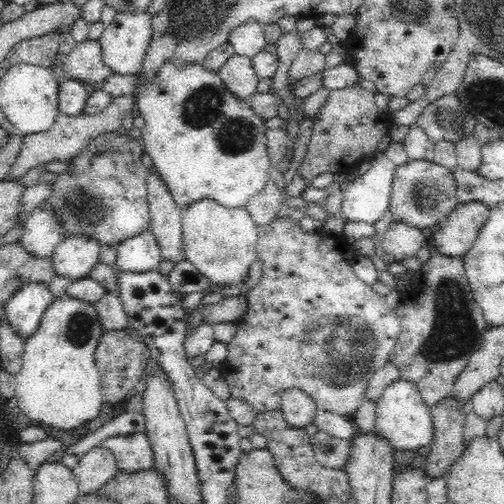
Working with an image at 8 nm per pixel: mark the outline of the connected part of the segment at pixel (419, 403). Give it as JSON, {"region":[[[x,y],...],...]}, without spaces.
{"region":[[[398,378],[390,383],[376,400],[376,422],[374,432],[382,434],[393,445],[394,450],[414,450],[430,445],[435,440],[435,424],[432,413],[414,381]]]}

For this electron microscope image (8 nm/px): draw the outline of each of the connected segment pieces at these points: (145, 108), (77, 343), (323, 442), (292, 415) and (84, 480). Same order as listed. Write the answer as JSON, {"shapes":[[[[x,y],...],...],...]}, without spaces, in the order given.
{"shapes":[[[[174,59],[165,60],[158,68],[157,71],[146,79],[142,77],[140,73],[134,74],[112,74],[110,78],[104,80],[102,90],[108,92],[111,96],[114,97],[134,97],[135,108],[140,116],[145,120],[144,128],[141,130],[141,141],[143,143],[144,149],[148,152],[149,156],[152,159],[156,169],[160,172],[160,177],[162,180],[166,181],[166,185],[172,191],[172,198],[180,208],[187,207],[189,204],[192,204],[195,200],[202,198],[203,196],[210,196],[218,203],[224,205],[224,207],[246,207],[248,201],[258,194],[270,179],[270,169],[274,164],[272,164],[272,159],[268,155],[268,145],[266,145],[266,132],[267,127],[264,119],[258,117],[254,112],[252,105],[248,101],[241,100],[238,96],[235,96],[230,90],[227,89],[226,84],[220,77],[218,71],[208,69],[204,65],[203,61],[196,61],[195,63],[186,63],[186,61],[174,61]]],[[[65,291],[55,296],[44,310],[38,330],[25,338],[22,370],[15,375],[17,386],[14,396],[20,410],[38,426],[51,426],[62,430],[89,425],[96,418],[103,403],[101,377],[96,365],[95,352],[100,338],[105,334],[99,313],[94,304],[69,296]]],[[[318,430],[311,436],[315,459],[324,468],[342,469],[345,465],[350,447],[350,440],[344,440]]],[[[290,387],[283,390],[281,396],[281,411],[286,421],[291,426],[303,428],[313,422],[318,405],[316,401],[298,387]]],[[[101,444],[90,447],[73,468],[74,477],[82,493],[100,489],[103,484],[121,471],[116,465],[114,453]]]]}

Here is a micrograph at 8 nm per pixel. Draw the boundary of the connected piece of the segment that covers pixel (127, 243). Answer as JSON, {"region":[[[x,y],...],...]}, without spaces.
{"region":[[[148,227],[117,244],[117,261],[113,266],[139,273],[156,269],[162,259],[160,243],[152,227]]]}

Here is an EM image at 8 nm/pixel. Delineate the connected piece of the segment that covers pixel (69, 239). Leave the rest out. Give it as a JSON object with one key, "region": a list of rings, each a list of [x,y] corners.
{"region":[[[66,235],[52,254],[56,273],[78,280],[89,276],[92,267],[100,260],[100,241],[86,235]]]}

